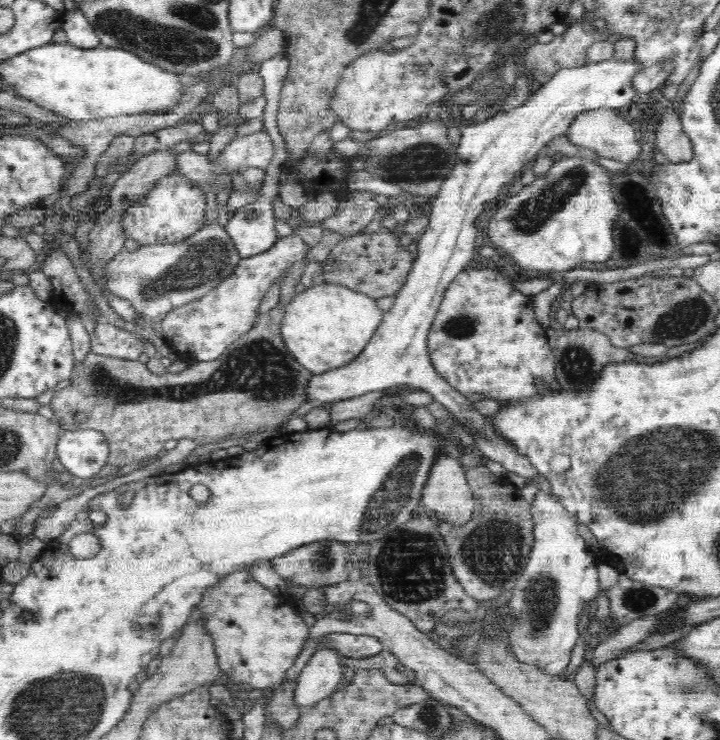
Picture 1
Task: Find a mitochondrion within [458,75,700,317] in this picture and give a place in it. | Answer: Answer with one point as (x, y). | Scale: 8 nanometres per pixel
(530, 216)

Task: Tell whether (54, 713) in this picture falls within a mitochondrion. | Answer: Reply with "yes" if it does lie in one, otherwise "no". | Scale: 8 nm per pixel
yes

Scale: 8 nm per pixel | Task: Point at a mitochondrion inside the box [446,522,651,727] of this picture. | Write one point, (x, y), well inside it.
(540, 610)

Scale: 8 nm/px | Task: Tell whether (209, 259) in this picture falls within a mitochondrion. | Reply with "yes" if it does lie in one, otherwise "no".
yes

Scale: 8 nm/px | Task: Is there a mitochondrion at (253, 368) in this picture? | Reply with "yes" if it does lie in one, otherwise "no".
yes

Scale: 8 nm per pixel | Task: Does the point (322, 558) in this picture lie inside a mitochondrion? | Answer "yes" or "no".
yes

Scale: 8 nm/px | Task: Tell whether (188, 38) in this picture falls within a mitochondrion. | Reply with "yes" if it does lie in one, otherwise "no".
yes

